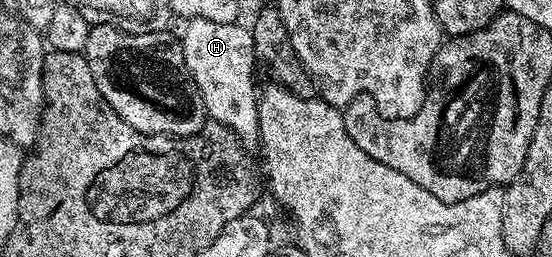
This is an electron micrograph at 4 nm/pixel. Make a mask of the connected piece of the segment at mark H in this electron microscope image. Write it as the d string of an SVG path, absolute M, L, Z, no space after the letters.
M191 18L184 29L184 37L179 38L182 47L182 55L186 59L186 67L202 95L204 110L213 121L220 121L245 146L255 146L260 140L260 120L258 119L258 85L256 89L256 69L258 70L258 58L252 30L244 23L210 23L210 19Z

